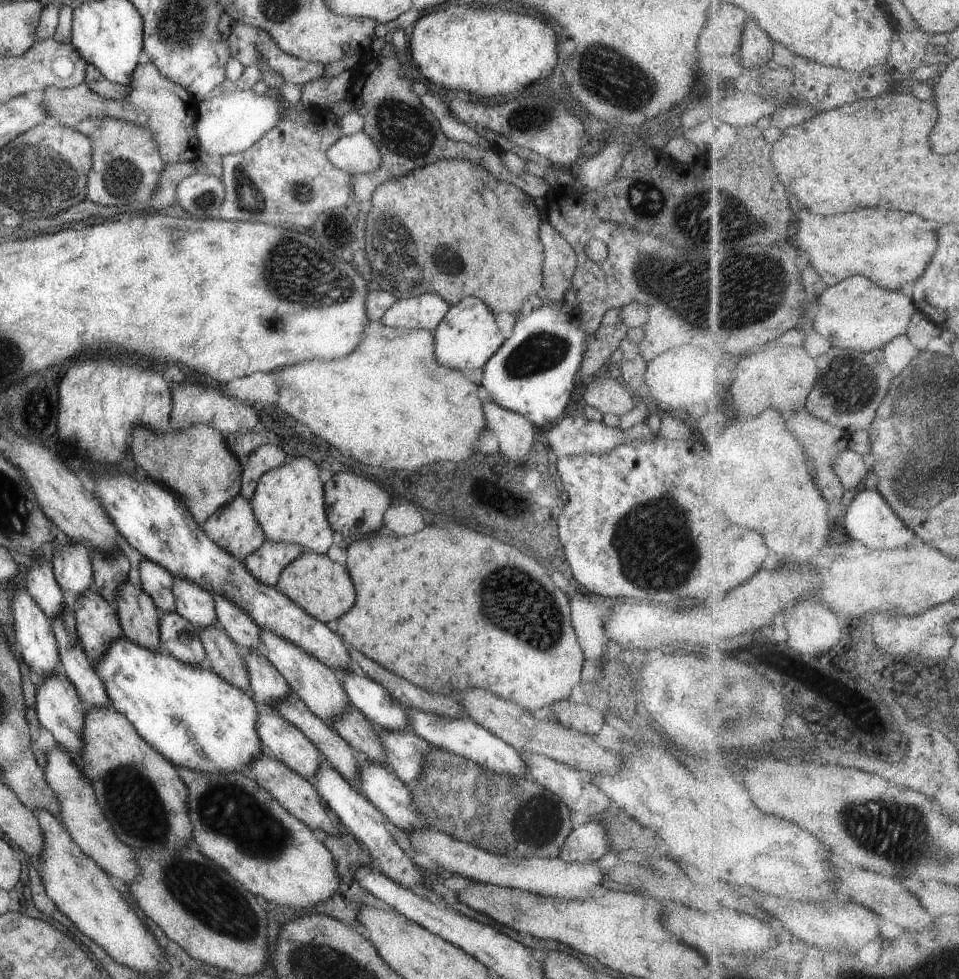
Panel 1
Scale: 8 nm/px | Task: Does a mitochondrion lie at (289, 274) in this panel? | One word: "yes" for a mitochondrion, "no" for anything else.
yes

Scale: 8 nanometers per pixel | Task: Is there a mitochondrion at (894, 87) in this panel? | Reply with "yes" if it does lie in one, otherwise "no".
no

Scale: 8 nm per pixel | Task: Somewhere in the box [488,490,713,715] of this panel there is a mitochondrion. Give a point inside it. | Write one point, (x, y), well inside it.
(659, 565)

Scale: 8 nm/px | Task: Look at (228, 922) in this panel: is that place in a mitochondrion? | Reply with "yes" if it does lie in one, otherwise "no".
yes

